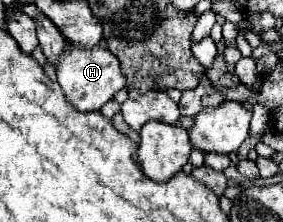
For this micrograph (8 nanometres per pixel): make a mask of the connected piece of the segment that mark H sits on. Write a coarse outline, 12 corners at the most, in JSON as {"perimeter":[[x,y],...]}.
{"perimeter":[[104,46],[62,54],[58,84],[80,112],[126,86]]}

